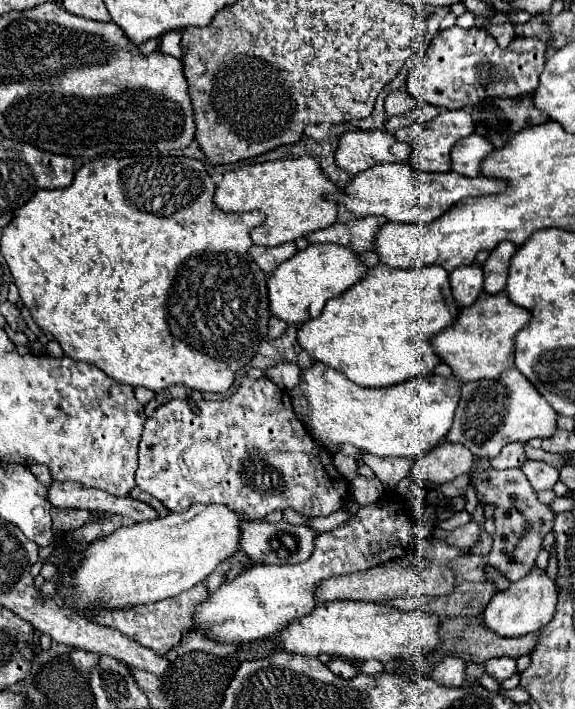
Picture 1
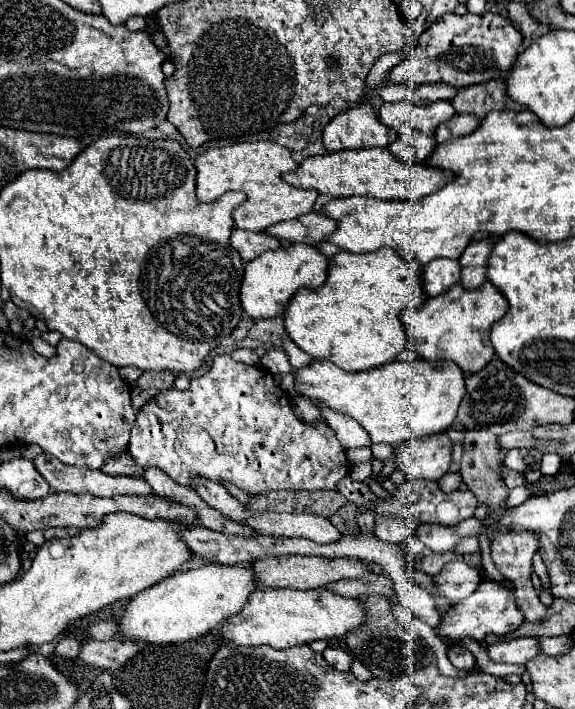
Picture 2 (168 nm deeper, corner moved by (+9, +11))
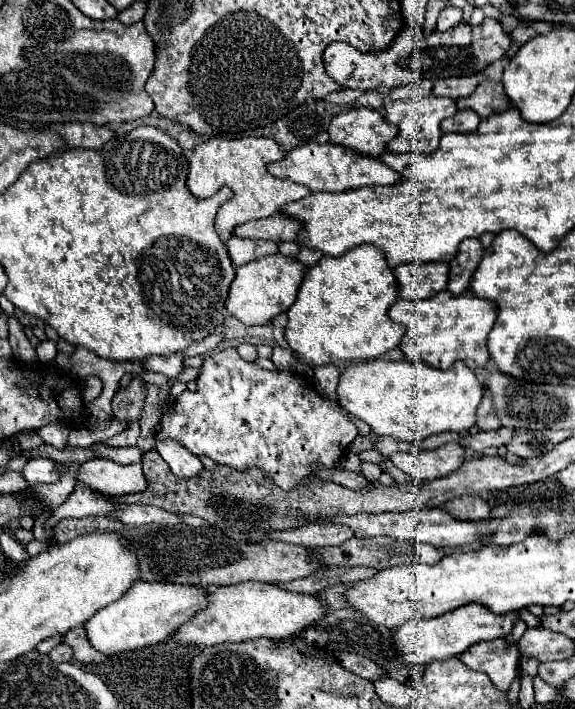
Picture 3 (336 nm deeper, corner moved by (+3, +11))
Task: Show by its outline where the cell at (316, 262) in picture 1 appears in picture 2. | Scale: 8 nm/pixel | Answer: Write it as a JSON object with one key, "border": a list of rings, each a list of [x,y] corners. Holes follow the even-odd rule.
{"border":[[[294,243],[262,253],[244,267],[244,281],[240,289],[242,311],[252,319],[272,319],[282,315],[284,307],[300,287],[314,289],[326,281],[326,267],[328,259],[316,247],[304,243]]]}

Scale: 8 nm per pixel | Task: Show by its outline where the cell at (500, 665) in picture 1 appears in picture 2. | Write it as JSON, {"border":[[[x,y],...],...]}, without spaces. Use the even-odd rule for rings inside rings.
{"border":[[[516,637],[508,641],[498,641],[488,647],[488,655],[492,661],[526,665],[530,659],[540,655],[540,643],[536,637]]]}

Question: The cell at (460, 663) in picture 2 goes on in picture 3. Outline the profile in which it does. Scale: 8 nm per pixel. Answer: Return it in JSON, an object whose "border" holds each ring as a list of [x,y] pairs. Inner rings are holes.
{"border":[[[504,639],[472,645],[458,659],[474,671],[486,673],[490,681],[496,683],[496,687],[502,691],[508,691],[510,683],[518,677],[518,649]]]}

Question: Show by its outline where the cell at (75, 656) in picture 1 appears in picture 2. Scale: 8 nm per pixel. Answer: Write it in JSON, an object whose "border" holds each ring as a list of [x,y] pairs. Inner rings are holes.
{"border":[[[62,637],[56,645],[56,655],[64,659],[76,659],[80,653],[80,641],[82,637]]]}

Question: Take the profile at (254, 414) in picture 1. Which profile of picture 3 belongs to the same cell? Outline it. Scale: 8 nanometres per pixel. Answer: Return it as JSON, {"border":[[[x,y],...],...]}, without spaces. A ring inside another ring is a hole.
{"border":[[[222,349],[222,351],[216,351],[214,355],[206,357],[196,381],[198,381],[198,391],[194,391],[194,393],[184,391],[184,393],[174,401],[174,405],[162,415],[162,419],[160,419],[158,425],[154,427],[156,439],[174,439],[174,441],[178,441],[182,447],[186,447],[190,453],[194,453],[194,455],[198,455],[198,457],[206,455],[206,457],[210,457],[212,461],[216,461],[216,463],[220,463],[220,465],[226,465],[226,467],[230,467],[230,469],[236,469],[236,471],[248,471],[248,469],[256,467],[256,469],[260,469],[260,471],[264,473],[266,479],[274,481],[274,485],[278,485],[280,489],[294,489],[294,487],[298,487],[306,477],[316,475],[316,471],[318,471],[320,465],[326,467],[326,469],[332,469],[334,463],[336,463],[336,459],[342,457],[344,449],[358,437],[358,429],[348,421],[348,417],[342,413],[342,409],[340,409],[338,405],[334,405],[332,401],[320,397],[320,395],[314,391],[314,387],[308,387],[308,385],[304,383],[302,377],[298,377],[296,373],[266,371],[266,369],[258,367],[256,363],[248,363],[248,361],[240,359],[240,355],[236,353],[236,349]]]}

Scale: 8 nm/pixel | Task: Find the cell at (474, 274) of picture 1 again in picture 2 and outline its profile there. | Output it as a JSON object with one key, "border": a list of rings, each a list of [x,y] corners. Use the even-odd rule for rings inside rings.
{"border":[[[434,259],[422,267],[422,289],[436,297],[460,281],[460,263],[456,259]]]}

